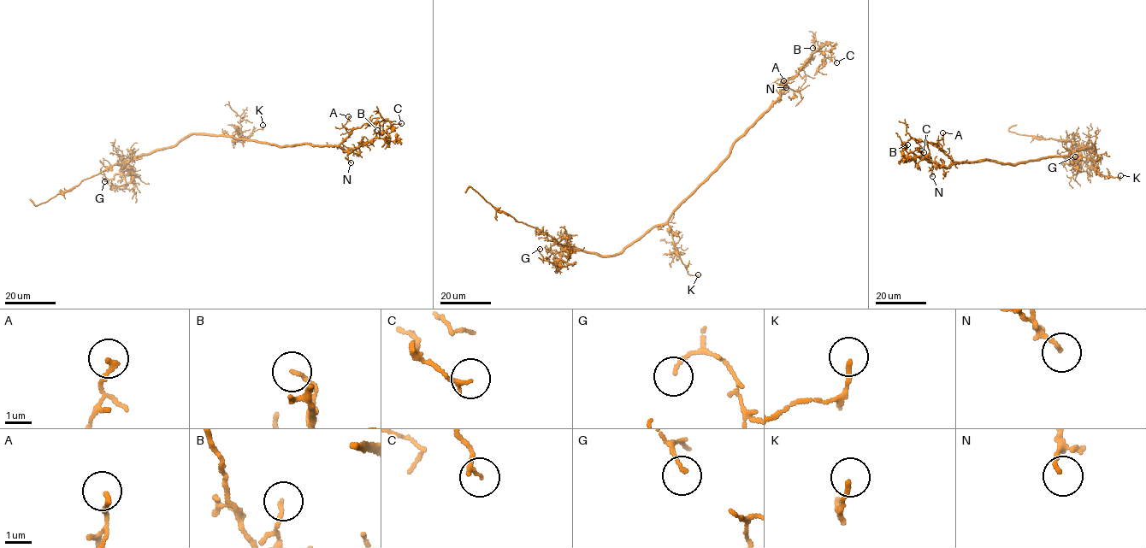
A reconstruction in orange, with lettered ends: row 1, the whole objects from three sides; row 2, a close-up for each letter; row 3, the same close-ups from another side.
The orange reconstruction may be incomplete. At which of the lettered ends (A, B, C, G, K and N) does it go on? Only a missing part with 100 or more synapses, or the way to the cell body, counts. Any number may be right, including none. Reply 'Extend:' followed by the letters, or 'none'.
Extend: none

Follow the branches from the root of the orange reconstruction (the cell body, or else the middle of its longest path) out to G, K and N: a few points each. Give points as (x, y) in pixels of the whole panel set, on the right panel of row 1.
G: (1058, 156), (1087, 146), (1095, 150), (1095, 153), (1080, 148), (1089, 151), (1092, 161), (1075, 156)
K: (1058, 156), (1089, 157), (1100, 175), (1119, 179), (1120, 175)
N: (1058, 156), (1014, 165), (985, 160), (954, 162), (948, 167), (935, 165), (932, 176)

